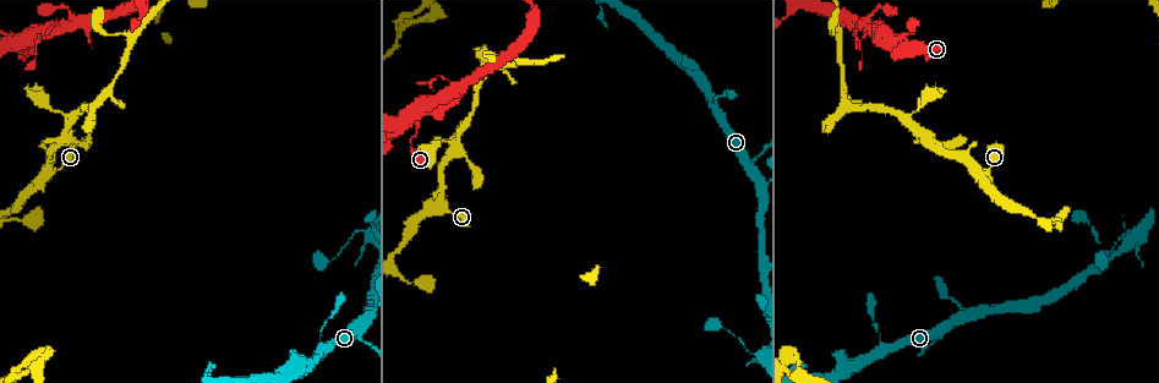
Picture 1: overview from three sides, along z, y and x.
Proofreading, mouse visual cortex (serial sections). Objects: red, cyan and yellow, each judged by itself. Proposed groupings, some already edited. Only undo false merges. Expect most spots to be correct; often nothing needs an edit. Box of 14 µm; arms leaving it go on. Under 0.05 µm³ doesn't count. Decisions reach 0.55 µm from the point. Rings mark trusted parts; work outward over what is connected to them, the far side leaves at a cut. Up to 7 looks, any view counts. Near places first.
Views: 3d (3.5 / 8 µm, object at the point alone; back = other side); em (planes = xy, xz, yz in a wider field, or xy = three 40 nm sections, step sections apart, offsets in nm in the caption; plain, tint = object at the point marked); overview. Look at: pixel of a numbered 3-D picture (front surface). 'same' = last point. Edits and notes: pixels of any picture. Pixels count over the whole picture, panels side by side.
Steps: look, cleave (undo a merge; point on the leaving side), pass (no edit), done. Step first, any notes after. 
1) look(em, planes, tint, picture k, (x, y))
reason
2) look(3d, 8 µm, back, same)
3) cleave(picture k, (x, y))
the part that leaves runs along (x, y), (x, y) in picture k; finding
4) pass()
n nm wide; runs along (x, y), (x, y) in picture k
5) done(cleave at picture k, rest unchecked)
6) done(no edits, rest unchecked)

look(3d, 3.5 µm, picture 1, (355, 233))
sharp bend

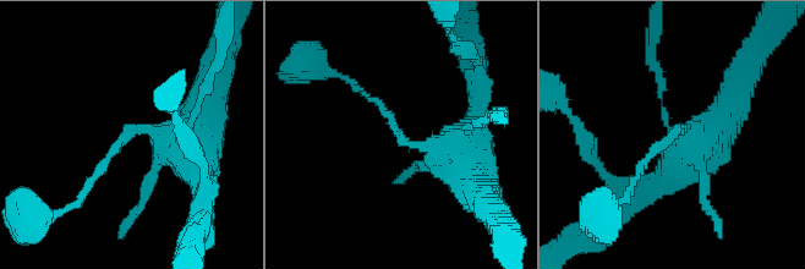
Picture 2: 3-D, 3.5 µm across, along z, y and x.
look(em, xy, step 1, tint, picture 2, (677, 128))
arms of 100, 450 nm; now the EM

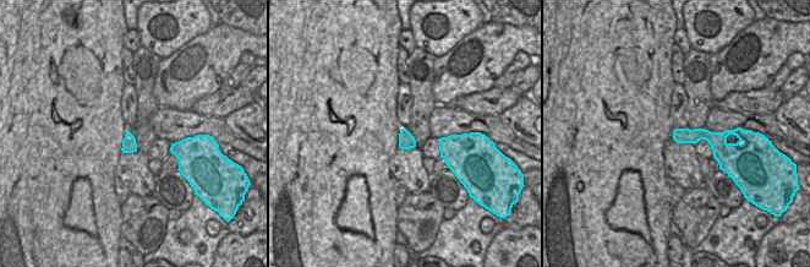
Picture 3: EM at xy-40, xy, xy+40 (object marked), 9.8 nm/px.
pass()
160 nm wide; runs along (470, 136), (410, 146), (365, 95) in picture 2; one cell here

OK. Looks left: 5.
look(3d, 3.5 µm, picture 1, (415, 114))
calibre changes

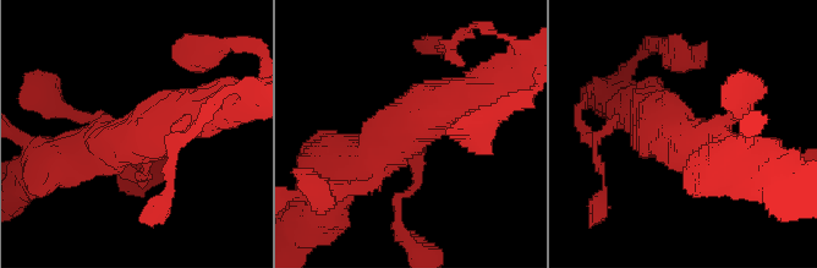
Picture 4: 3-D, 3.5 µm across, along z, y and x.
look(em, planes, tint, picture 4, (413, 134))
4 arms; arms of 150, 350, 450, 600 nm

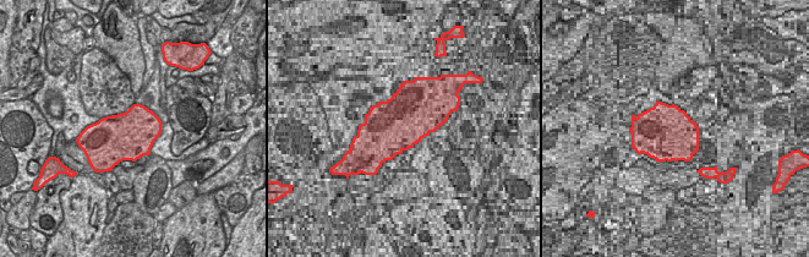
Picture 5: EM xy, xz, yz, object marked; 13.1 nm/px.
pass()
runs along (401, 197), (416, 185), (412, 125), (469, 97) in picture 4; all the same cell

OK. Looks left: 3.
look(3d, 8 µm, picture 1, (98, 106))
sharp bend

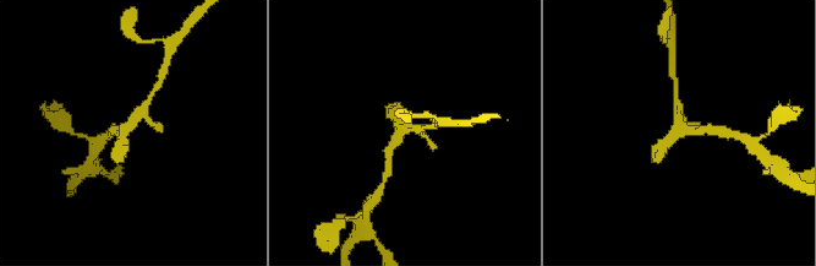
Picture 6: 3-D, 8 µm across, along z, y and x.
look(em, xy, step 1, tint, picture 6, (679, 124))
shape alone is not enough

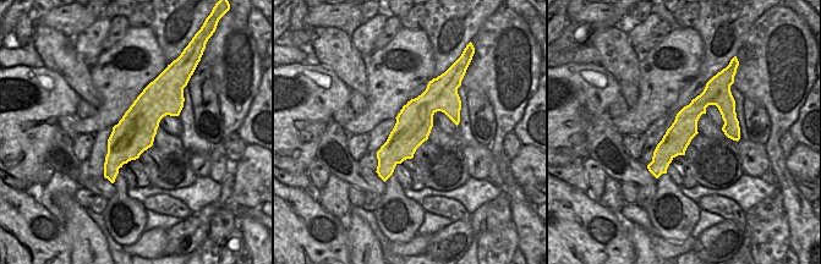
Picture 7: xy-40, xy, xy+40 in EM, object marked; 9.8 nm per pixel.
pass()
arms of 250, 300, 350 nm; runs along (156, 86), (111, 177) in picture 7; continuous, no second cell

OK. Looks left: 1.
done(no edits, rest unchecked)

